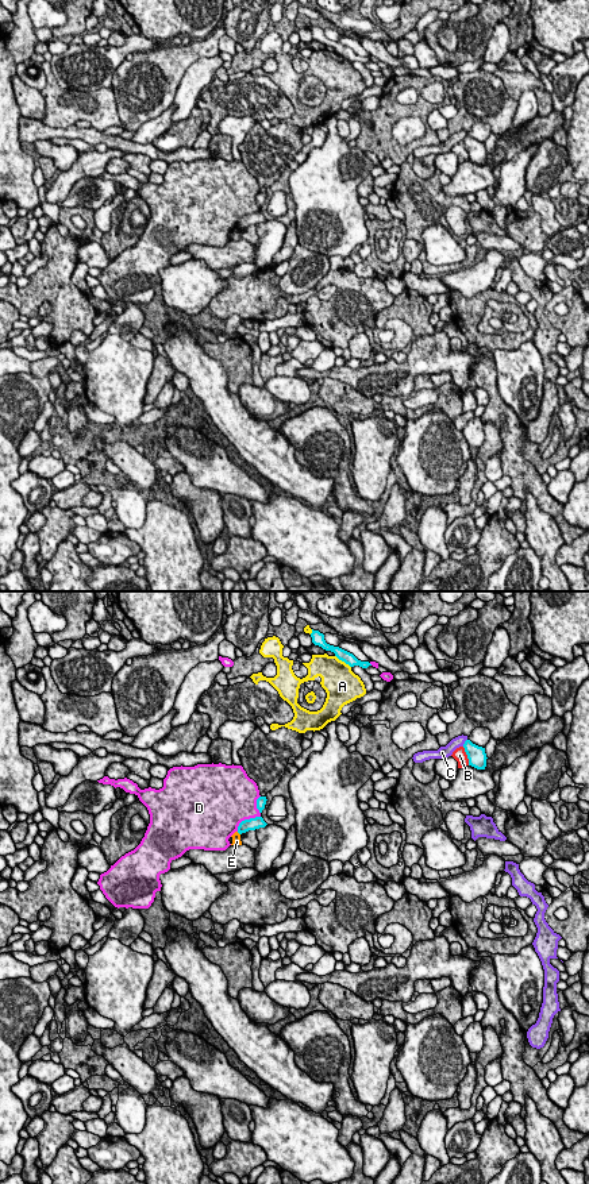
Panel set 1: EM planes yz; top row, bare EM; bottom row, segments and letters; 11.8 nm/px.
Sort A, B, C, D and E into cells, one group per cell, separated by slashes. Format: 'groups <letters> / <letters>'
groups A / B / C / D / E

